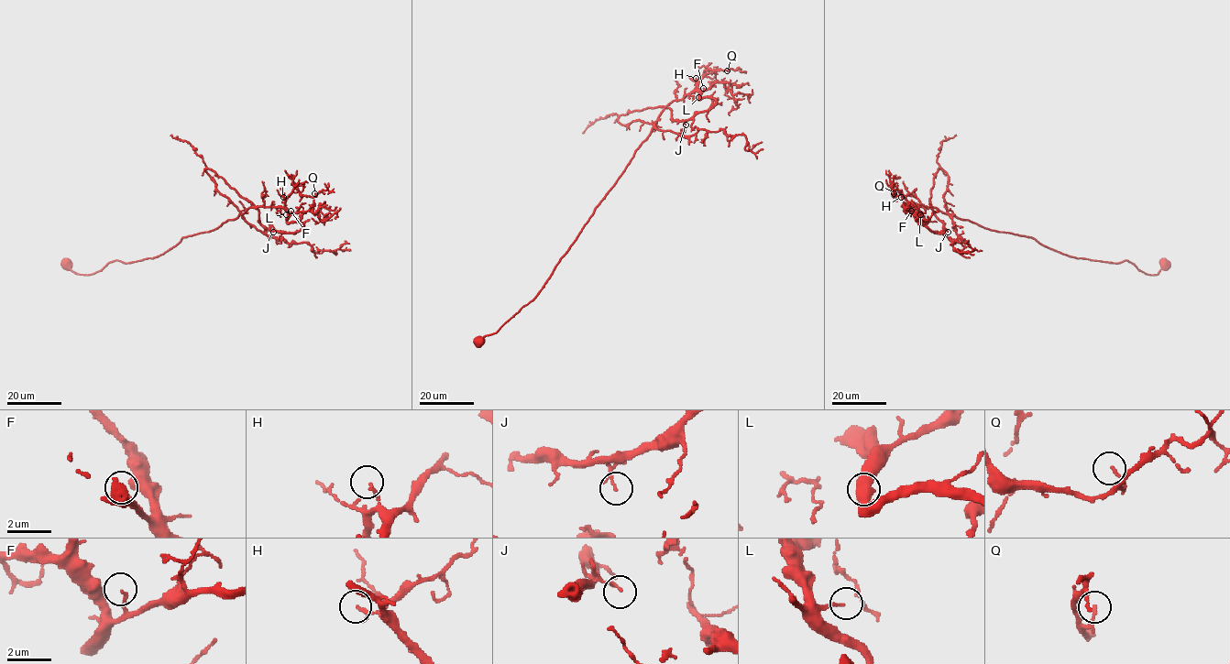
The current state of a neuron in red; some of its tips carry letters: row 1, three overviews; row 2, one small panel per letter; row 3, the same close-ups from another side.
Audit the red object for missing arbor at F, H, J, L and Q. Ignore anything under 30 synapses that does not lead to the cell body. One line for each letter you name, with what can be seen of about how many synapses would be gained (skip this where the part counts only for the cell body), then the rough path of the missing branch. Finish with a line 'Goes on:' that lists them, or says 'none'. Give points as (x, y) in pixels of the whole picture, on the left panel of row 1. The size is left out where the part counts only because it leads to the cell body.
L: 50 syn | (286, 214), (295, 212), (300, 202), (304, 201), (305, 206)
Goes on: L

